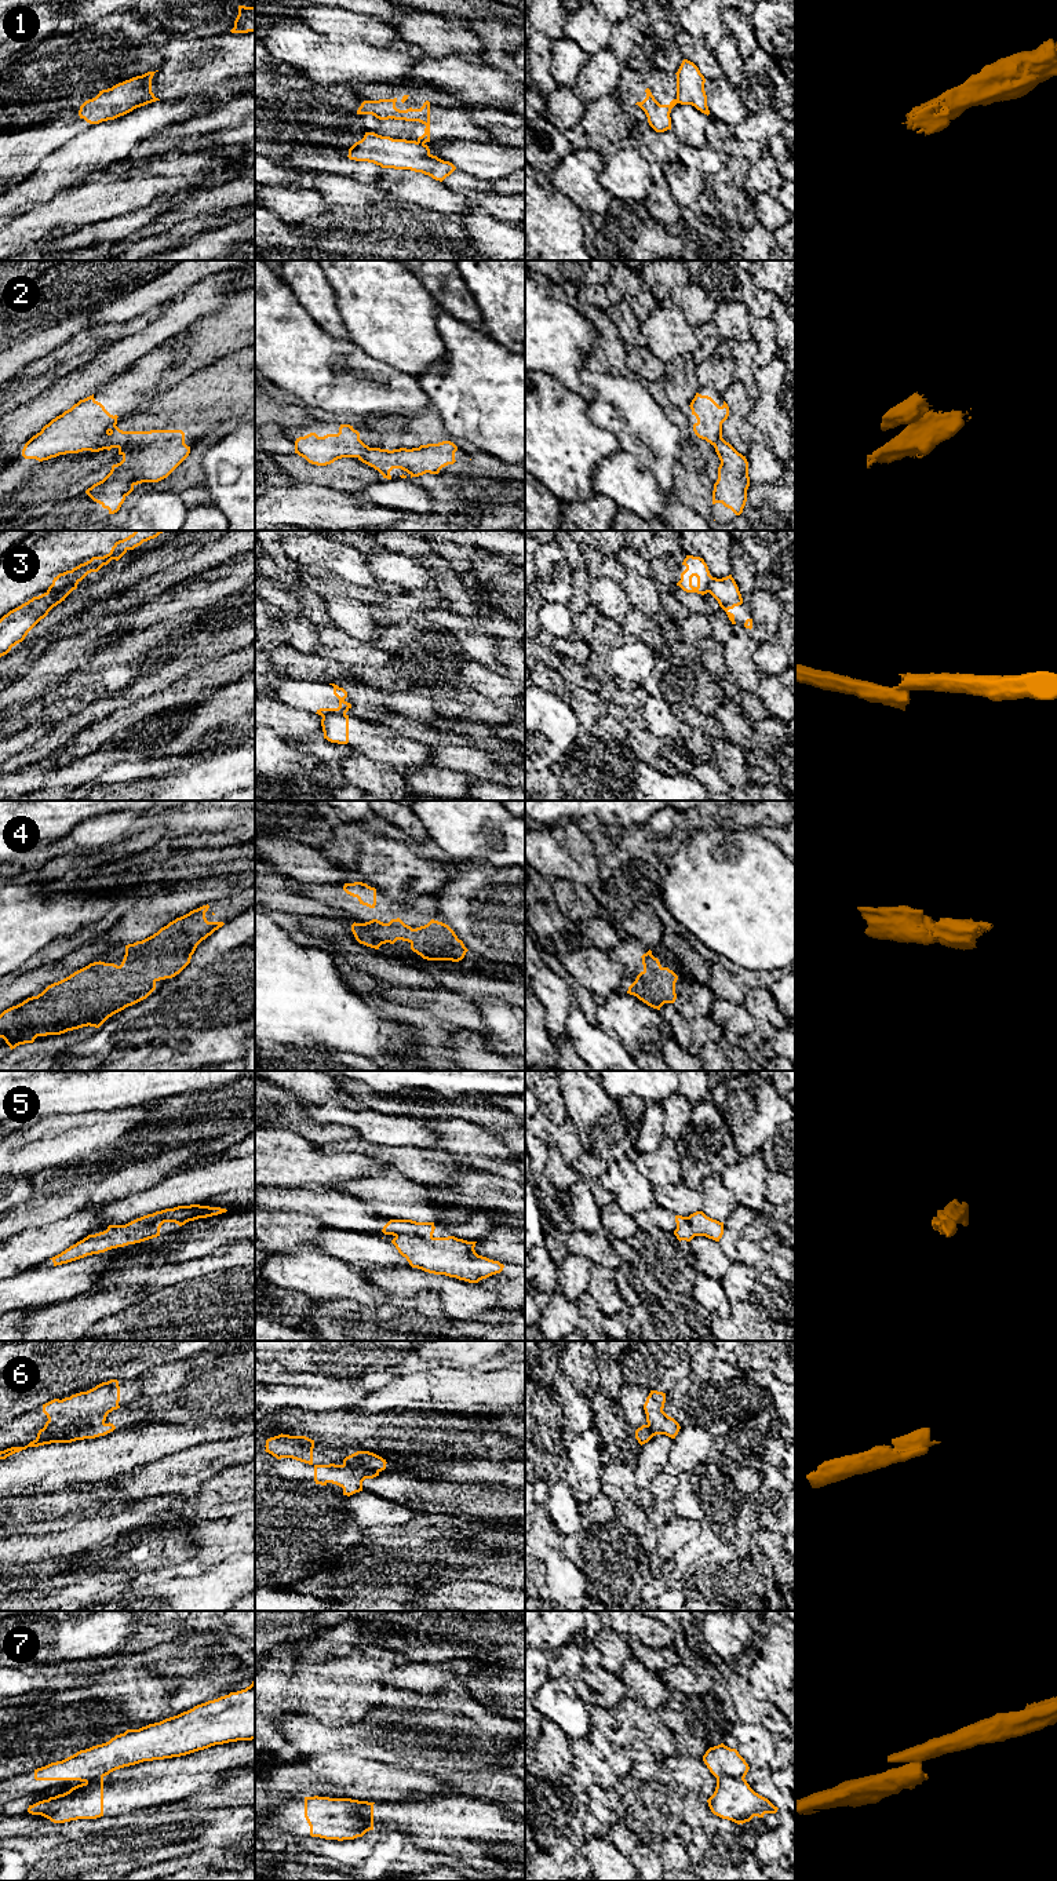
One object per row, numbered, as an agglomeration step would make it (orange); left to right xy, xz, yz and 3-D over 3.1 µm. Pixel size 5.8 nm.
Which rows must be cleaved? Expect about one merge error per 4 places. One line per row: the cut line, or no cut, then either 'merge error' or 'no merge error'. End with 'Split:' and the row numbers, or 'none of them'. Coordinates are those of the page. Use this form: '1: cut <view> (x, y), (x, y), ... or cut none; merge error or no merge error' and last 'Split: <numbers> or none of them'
1: cut xz (418, 141), (423, 144); merge error
2: cut xy (109, 433), (88, 449); merge error
3: cut xz (345, 713), (323, 717); merge error
4: cut none; no merge error
5: cut none; no merge error
6: cut xy (104, 1422), (66, 1431), (46, 1431), (43, 1428); merge error
7: cut xz (372, 1803), (360, 1811), (360, 1818), (368, 1830); merge error
Split: 1, 2, 3, 6, 7

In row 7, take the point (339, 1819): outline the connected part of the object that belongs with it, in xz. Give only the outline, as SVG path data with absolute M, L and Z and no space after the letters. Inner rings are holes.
M318 1796L305 1797L305 1818L310 1826L310 1836L325 1840L338 1840L338 1841L354 1840L357 1837L362 1837L369 1830L365 1827L365 1822L361 1819L360 1811L369 1804L375 1804L375 1802L358 1801L351 1798L329 1798L329 1797L318 1797Z

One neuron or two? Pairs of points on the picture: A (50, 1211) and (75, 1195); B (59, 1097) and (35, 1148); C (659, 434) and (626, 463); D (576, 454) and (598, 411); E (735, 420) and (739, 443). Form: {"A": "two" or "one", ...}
{"A": "one", "B": "two", "C": "two", "D": "two", "E": "one"}

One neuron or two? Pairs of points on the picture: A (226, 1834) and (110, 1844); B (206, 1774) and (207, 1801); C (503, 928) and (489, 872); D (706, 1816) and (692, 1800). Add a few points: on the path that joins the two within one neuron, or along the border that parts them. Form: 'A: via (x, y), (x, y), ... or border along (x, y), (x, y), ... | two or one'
A: via (197, 1834), (172, 1838), (161, 1844), (139, 1844) | one
B: border along (234, 1772), (219, 1785), (177, 1801) | two
C: via (503, 914), (489, 900), (489, 886) | one
D: via (702, 1812), (693, 1804) | one

